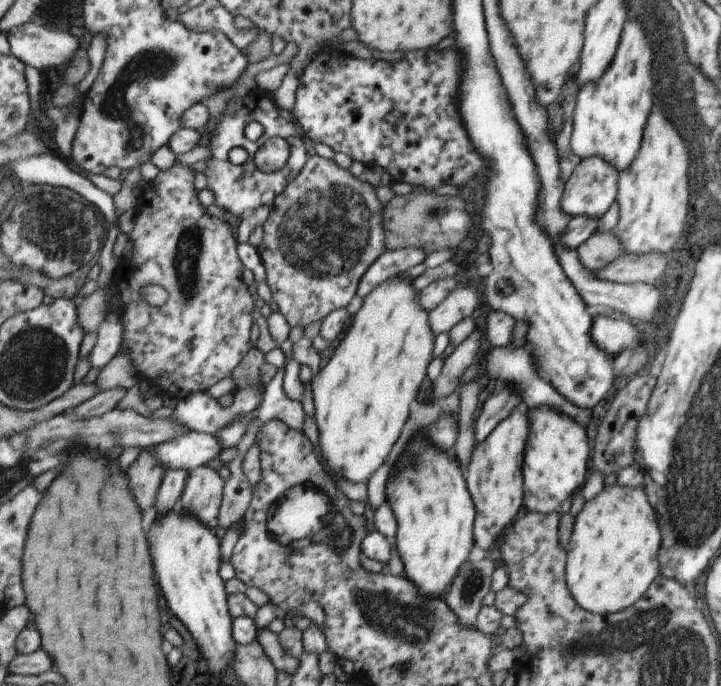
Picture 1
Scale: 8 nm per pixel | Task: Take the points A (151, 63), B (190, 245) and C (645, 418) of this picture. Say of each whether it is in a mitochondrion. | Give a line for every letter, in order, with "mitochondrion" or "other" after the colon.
A: mitochondrion
B: mitochondrion
C: other

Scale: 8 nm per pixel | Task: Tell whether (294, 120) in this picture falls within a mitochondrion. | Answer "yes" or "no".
no

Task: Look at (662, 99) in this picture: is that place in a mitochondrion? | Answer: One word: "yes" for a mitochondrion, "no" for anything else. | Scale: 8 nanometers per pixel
no

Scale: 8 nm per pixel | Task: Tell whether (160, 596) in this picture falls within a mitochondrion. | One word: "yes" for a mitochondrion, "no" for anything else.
no

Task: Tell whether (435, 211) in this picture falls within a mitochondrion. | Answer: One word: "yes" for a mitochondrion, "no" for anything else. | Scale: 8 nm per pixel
yes

